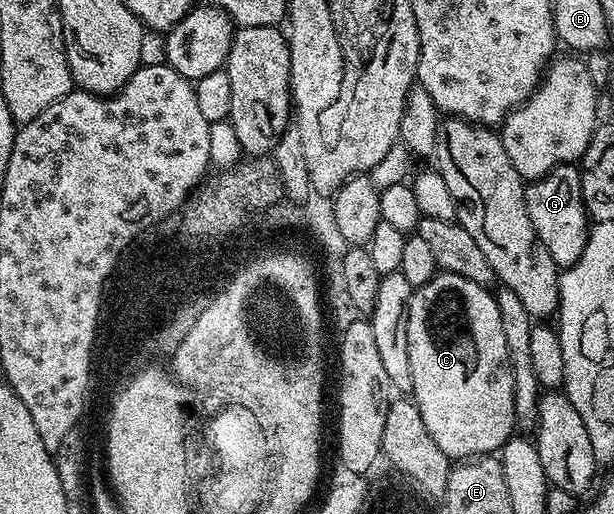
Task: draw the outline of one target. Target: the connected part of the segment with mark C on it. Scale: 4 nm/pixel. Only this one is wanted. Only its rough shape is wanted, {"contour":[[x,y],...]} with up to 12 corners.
{"contour":[[444,272],[407,308],[412,401],[449,459],[514,437],[490,287]]}

